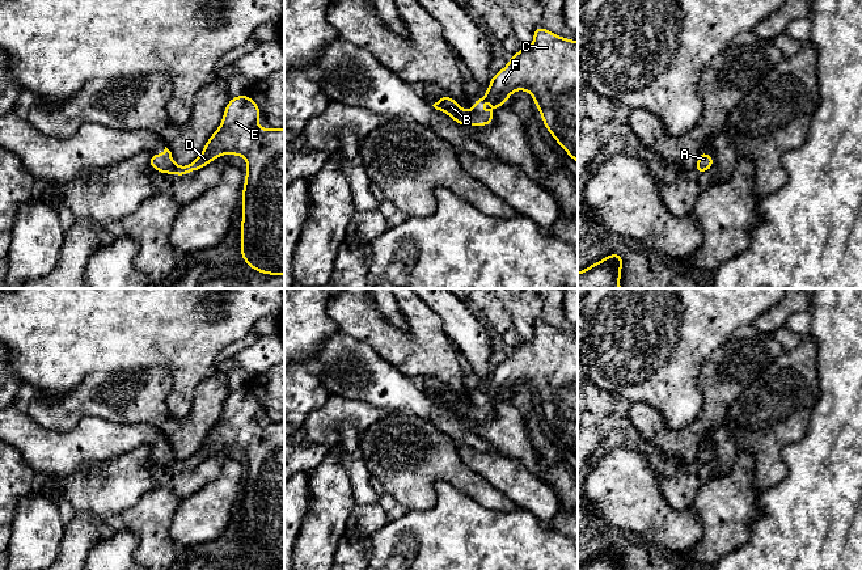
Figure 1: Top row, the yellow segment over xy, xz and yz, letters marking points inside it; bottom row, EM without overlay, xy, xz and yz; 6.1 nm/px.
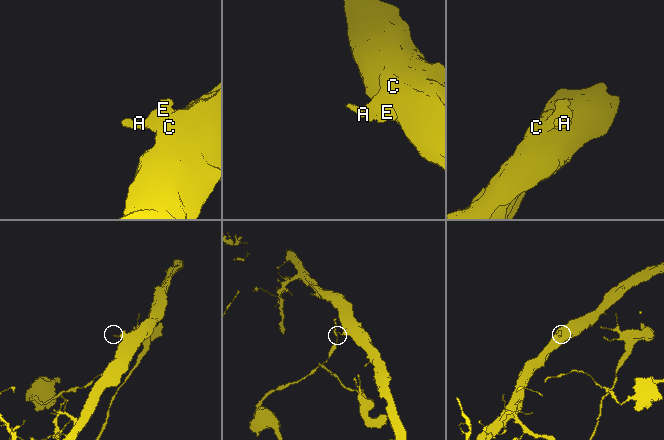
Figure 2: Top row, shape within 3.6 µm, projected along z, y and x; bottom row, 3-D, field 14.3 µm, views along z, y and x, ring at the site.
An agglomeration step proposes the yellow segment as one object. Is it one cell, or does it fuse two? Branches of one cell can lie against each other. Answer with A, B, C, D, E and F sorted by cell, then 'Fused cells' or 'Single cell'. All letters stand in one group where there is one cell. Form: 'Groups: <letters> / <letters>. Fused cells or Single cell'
Groups: A B C D E F. Single cell

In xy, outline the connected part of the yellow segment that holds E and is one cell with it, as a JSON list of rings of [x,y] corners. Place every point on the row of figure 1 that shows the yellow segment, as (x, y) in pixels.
[[[248,94],[229,100],[223,121],[208,138],[202,153],[189,165],[178,166],[172,152],[165,147],[160,155],[151,153],[149,166],[164,174],[185,177],[200,170],[219,156],[242,156],[246,161],[245,183],[242,187],[241,257],[254,271],[266,275],[284,275],[284,127],[261,128],[261,109]]]

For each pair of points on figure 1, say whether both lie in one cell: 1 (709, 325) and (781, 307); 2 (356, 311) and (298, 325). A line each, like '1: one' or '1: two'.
1: two
2: two

